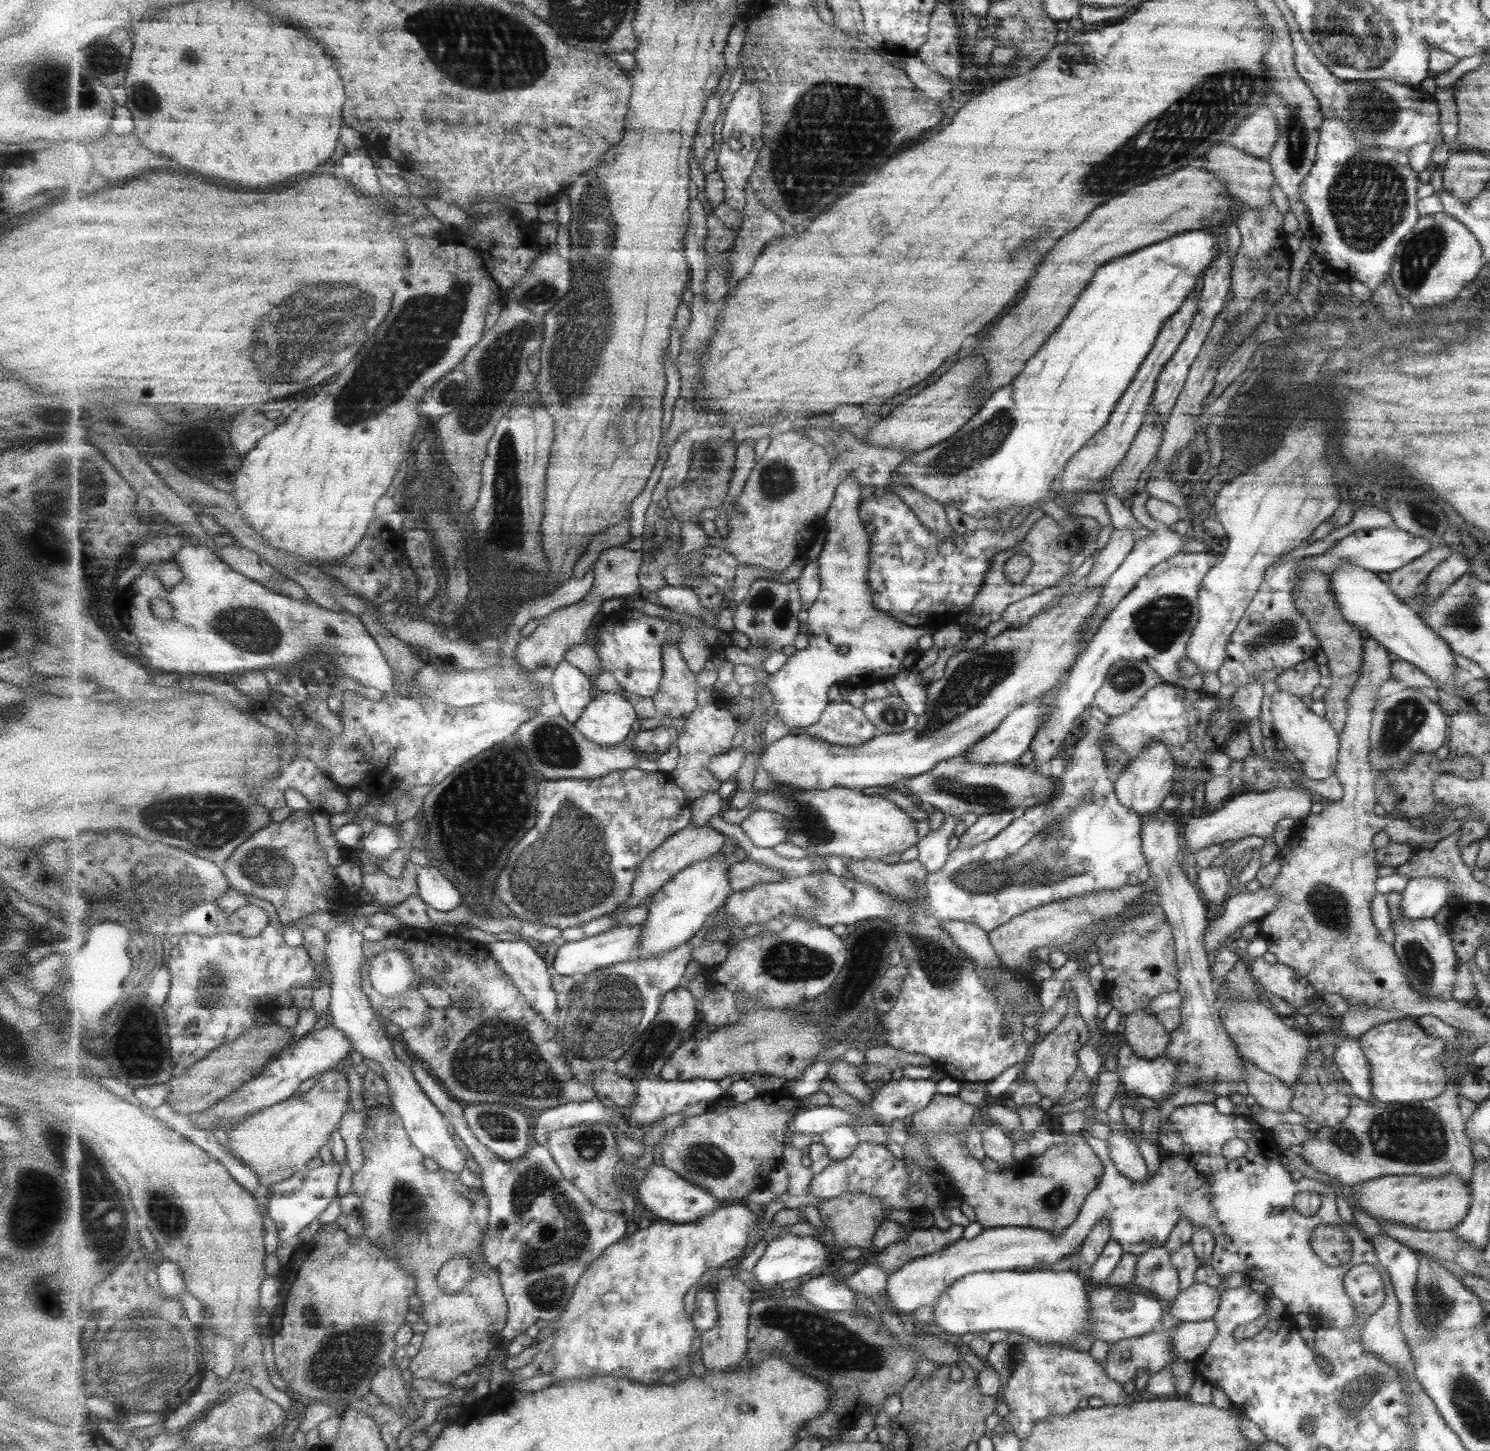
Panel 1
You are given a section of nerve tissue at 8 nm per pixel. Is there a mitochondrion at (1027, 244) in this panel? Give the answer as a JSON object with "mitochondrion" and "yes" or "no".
{"mitochondrion":"yes"}

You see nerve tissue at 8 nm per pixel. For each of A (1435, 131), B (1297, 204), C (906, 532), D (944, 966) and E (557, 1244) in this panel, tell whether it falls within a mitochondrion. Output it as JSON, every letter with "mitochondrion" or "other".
{"A":"other","B":"other","C":"other","D":"mitochondrion","E":"mitochondrion"}

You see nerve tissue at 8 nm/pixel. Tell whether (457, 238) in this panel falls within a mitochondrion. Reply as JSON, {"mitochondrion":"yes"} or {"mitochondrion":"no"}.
{"mitochondrion":"no"}

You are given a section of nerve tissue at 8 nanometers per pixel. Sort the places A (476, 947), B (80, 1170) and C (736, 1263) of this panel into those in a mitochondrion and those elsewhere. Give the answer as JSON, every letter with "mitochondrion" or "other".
{"A":"other","B":"mitochondrion","C":"other"}

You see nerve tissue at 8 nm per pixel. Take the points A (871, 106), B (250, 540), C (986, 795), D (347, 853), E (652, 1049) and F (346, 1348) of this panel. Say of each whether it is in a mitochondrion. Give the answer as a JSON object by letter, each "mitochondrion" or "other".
{"A":"mitochondrion","B":"other","C":"mitochondrion","D":"other","E":"mitochondrion","F":"mitochondrion"}

